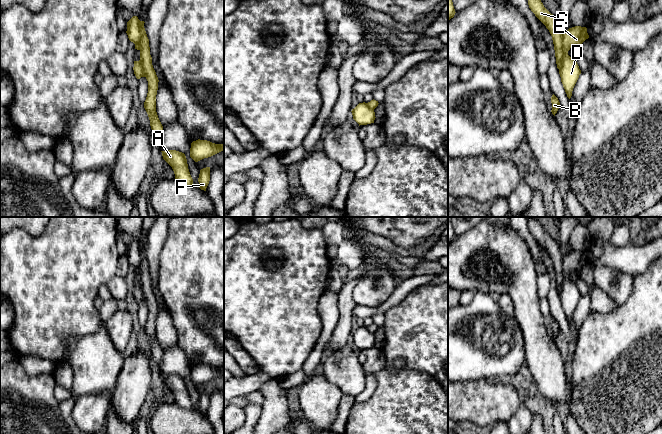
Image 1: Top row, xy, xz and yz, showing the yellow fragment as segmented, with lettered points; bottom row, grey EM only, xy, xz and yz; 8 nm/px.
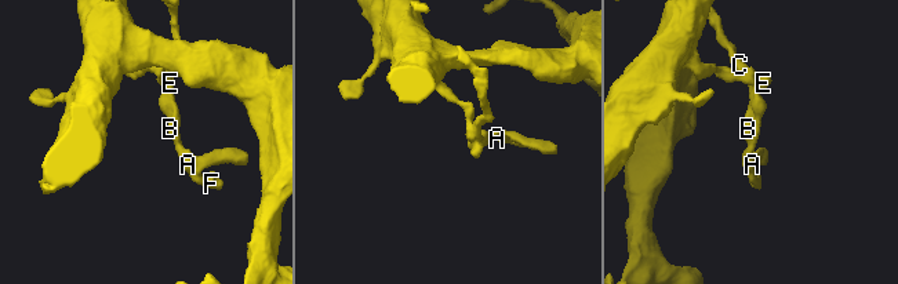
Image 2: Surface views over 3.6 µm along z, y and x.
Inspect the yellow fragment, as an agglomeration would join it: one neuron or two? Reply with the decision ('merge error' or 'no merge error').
merge error

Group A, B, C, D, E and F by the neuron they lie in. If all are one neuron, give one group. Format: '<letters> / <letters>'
A D E F / B C

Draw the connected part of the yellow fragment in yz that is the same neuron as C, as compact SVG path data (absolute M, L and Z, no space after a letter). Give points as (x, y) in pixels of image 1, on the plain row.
M528 218L528 229L535 240L549 254L555 274L557 292L561 292L563 283L562 252L561 245L551 238L535 218Z

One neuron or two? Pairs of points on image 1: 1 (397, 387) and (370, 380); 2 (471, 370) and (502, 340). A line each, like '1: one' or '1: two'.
1: two
2: one

